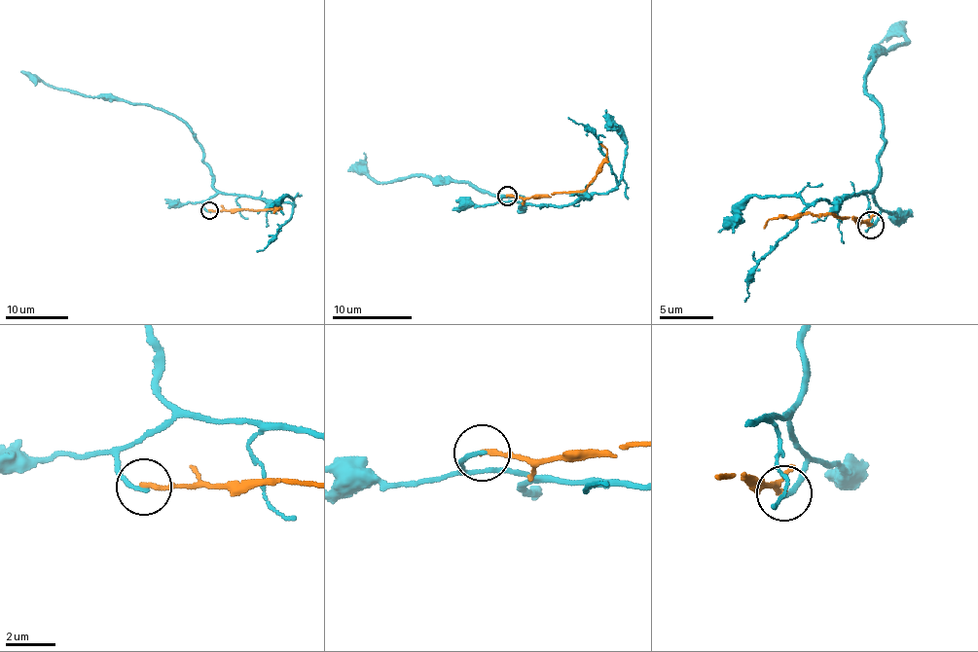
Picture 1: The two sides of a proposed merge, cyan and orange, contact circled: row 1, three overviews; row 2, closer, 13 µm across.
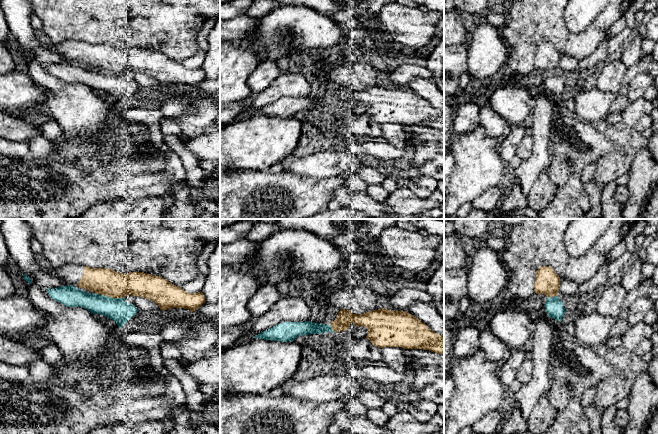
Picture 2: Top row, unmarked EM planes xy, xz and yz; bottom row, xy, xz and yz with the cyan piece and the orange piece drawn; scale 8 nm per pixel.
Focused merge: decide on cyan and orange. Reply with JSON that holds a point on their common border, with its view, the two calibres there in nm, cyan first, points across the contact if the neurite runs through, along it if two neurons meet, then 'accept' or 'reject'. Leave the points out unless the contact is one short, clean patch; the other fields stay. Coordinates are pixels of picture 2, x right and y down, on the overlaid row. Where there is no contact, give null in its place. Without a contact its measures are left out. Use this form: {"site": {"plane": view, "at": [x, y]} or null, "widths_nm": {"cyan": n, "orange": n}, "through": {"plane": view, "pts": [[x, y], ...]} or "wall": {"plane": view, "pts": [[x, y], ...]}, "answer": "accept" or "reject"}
{"site": {"plane": "xy", "at": [110, 297]}, "widths_nm": {"cyan": 190, "orange": 220}, "wall": {"plane": "xy", "pts": [[97, 293], [112, 298], [123, 298]]}, "answer": "reject"}

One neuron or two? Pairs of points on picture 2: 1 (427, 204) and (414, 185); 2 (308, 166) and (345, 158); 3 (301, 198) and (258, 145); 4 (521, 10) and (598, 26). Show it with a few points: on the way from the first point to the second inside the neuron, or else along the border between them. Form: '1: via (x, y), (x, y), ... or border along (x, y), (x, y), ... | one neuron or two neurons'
1: border along (404, 184), (421, 198), (428, 198), (433, 193) | two neurons
2: via (317, 165), (334, 163), (336, 161) | one neuron
3: border along (266, 168), (261, 170), (243, 170) | two neurons
4: via (540, 18), (561, 38), (579, 38) | one neuron

